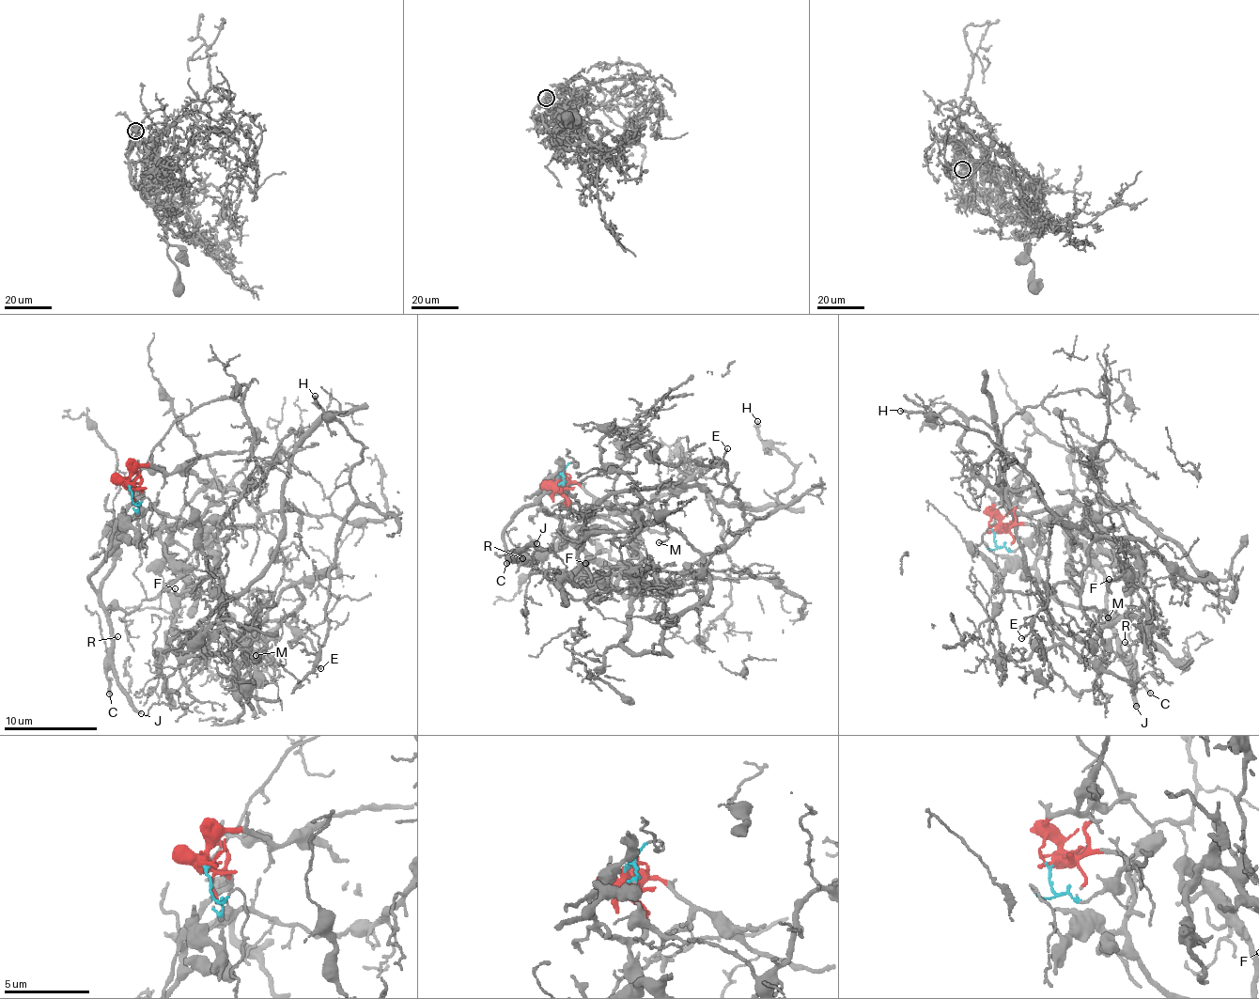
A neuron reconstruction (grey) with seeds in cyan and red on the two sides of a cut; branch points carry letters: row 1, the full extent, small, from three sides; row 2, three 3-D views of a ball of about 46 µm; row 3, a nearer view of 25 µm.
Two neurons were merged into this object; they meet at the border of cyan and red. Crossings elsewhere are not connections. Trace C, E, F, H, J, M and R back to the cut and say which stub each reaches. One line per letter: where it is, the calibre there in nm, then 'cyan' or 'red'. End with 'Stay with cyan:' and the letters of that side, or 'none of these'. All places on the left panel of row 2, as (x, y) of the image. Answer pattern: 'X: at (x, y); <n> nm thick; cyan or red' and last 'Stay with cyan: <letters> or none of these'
C: at (109, 694); 220 nm thick; red
E: at (320, 668); 100 nm thick; cyan
F: at (175, 588); 140 nm thick; red
H: at (315, 396); 120 nm thick; cyan
J: at (141, 713); 280 nm thick; red
M: at (256, 655); 130 nm thick; cyan
R: at (117, 636); 160 nm thick; red
Stay with cyan: E, H, M

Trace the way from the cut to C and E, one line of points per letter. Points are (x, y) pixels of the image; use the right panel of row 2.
C: (993, 531), (1032, 524), (1038, 551), (1036, 577), (1057, 600), (1104, 614), (1124, 666), (1150, 693)
E: (993, 533), (1023, 547), (1111, 501), (1210, 576), (1058, 521), (1021, 639)

